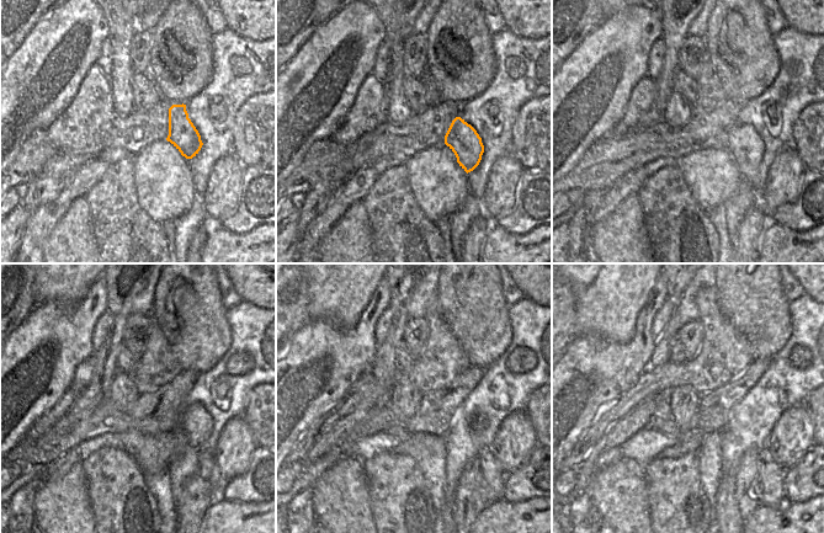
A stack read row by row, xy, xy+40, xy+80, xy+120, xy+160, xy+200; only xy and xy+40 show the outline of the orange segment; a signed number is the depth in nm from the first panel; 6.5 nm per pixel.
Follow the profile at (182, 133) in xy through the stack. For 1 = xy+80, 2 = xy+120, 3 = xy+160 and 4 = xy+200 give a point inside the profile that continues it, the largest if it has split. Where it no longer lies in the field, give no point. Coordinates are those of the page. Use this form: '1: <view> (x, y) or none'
1: xy+80 (745, 147)
2: xy+120 (195, 424)
3: xy+160 (494, 476)
4: xy+200 (770, 490)

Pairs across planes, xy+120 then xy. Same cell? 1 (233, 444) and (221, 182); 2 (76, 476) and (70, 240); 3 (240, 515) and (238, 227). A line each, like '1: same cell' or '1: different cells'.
1: same cell
2: same cell
3: different cells

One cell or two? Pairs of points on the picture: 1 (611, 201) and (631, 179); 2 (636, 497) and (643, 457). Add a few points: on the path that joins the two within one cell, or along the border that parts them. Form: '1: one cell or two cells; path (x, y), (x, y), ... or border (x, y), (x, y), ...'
1: one cell; path (613, 196), (626, 184)
2: two cells; border (622, 456), (636, 460), (643, 467)

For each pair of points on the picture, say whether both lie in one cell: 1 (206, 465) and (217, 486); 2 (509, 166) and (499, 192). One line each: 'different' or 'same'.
1: same
2: same

